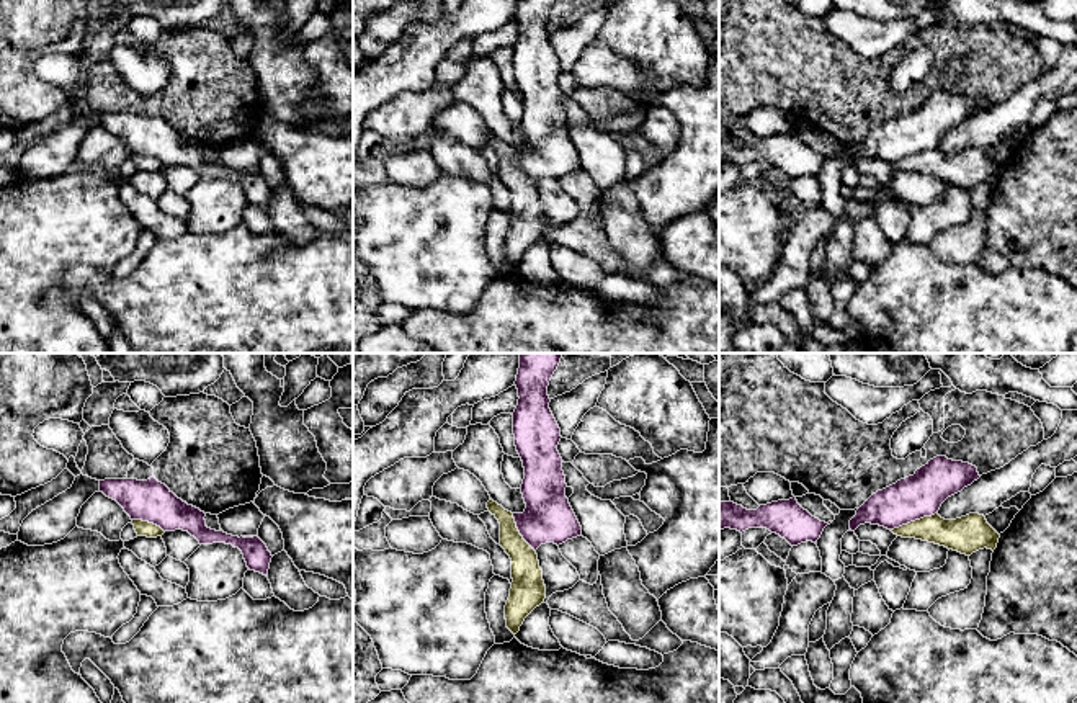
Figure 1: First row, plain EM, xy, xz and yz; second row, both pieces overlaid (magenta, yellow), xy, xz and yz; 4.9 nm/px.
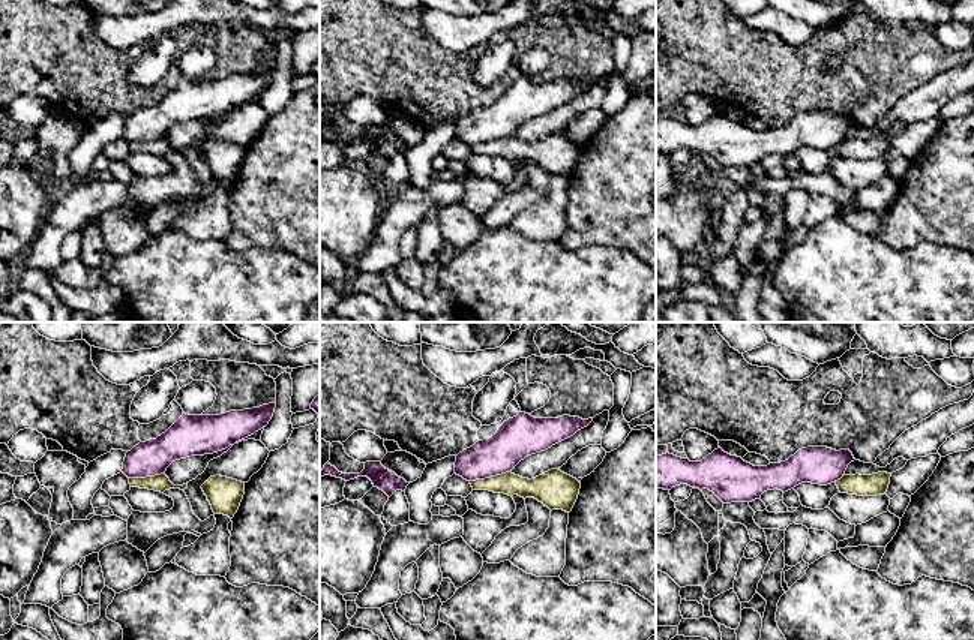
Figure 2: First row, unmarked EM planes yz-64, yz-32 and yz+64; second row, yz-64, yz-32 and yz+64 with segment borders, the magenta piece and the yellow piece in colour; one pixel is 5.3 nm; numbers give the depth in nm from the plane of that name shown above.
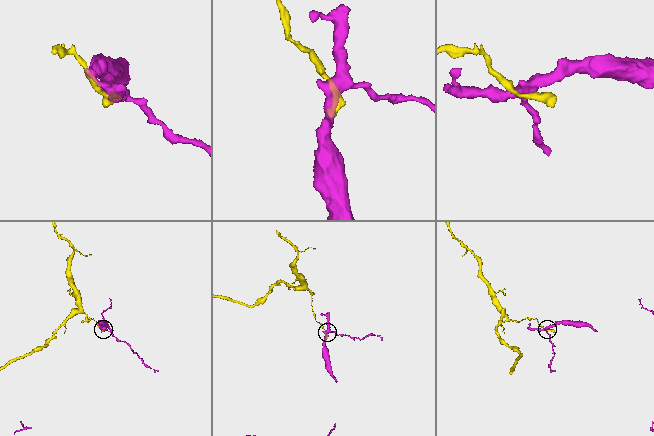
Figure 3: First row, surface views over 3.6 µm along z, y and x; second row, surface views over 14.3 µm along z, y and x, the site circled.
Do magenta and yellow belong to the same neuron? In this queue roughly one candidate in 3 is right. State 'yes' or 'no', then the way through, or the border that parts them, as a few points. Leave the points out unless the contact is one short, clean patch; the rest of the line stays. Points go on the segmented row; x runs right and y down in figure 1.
no; border along yz (937, 512), (891, 530)

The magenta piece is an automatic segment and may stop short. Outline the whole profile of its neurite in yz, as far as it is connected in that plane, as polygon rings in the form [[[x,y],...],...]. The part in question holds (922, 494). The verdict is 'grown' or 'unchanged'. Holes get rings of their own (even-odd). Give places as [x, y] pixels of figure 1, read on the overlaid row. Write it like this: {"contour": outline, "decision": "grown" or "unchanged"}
{"contour": [[[936,456],[914,476],[873,494],[850,520],[850,530],[871,523],[887,530],[899,528],[923,517],[938,513],[941,504],[971,486],[981,476],[977,468]]], "decision": "unchanged"}

